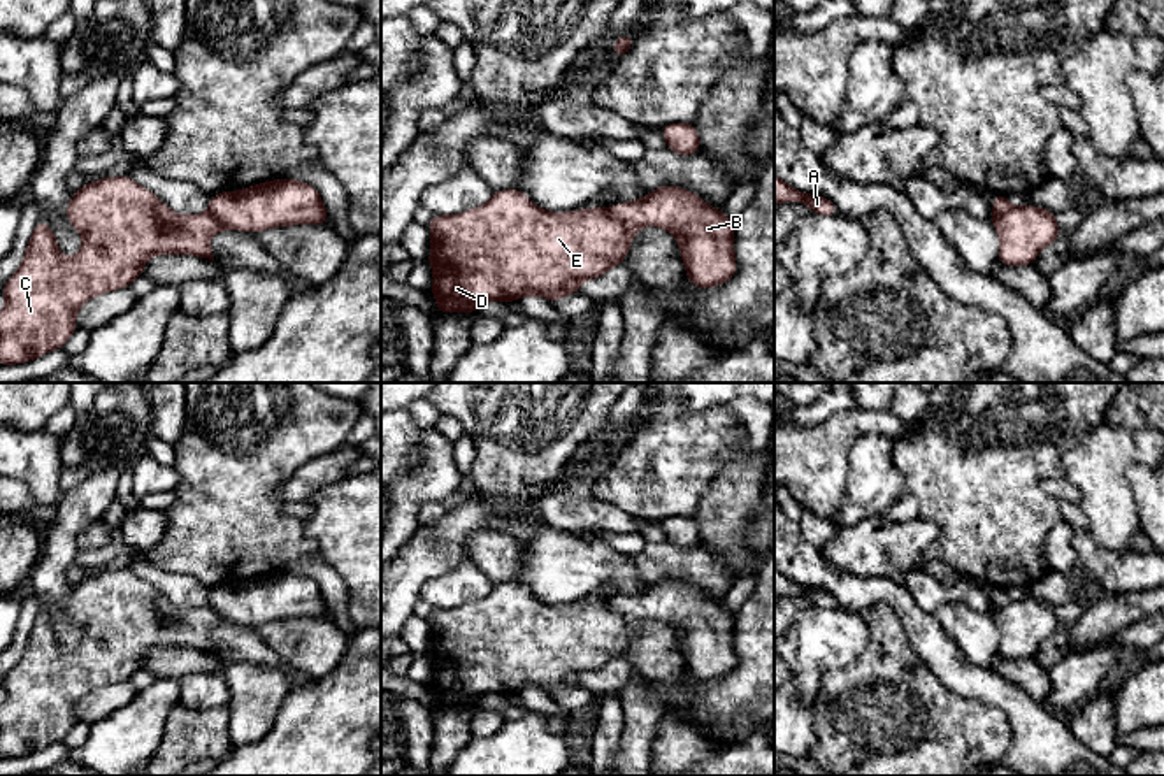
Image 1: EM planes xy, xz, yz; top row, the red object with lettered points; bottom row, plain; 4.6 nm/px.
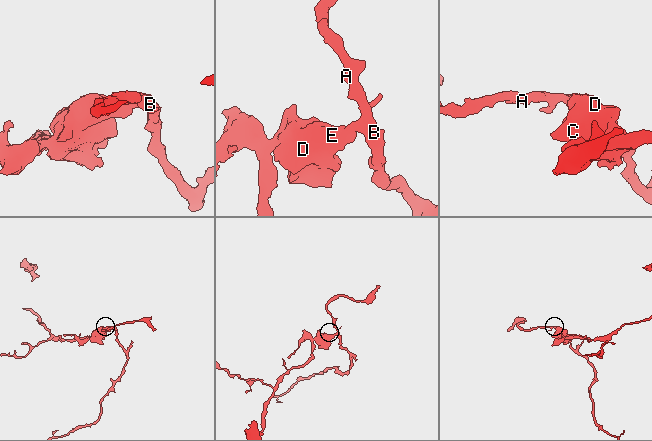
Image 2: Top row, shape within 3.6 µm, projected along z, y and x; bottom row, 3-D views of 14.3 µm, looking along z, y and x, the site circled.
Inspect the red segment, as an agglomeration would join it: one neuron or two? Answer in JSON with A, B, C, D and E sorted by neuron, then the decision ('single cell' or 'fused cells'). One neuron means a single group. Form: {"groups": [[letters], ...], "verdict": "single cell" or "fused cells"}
{"groups": [["A", "B"], ["C", "D", "E"]], "verdict": "fused cells"}

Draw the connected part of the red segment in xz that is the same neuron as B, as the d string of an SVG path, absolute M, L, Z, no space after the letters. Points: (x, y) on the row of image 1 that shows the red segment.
M674 184L662 186L644 198L609 207L609 216L639 228L653 225L674 234L688 283L693 286L720 286L737 270L734 219L693 191Z

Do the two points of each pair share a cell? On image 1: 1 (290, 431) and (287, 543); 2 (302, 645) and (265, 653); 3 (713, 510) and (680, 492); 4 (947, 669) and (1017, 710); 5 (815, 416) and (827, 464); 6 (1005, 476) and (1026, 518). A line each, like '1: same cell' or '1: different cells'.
1: same cell
2: different cells
3: different cells
4: same cell
5: different cells
6: same cell

